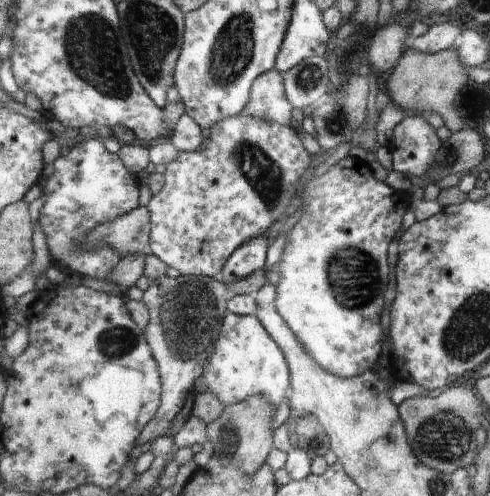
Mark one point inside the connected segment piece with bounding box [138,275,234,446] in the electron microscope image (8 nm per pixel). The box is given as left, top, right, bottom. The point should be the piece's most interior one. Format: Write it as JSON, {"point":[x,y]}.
{"point":[186,313]}

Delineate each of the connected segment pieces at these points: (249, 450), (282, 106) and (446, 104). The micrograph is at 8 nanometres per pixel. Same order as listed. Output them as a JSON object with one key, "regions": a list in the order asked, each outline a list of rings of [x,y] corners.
{"regions":[[[[260,394],[225,407],[214,422],[207,424],[207,440],[213,444],[214,458],[222,465],[240,468],[248,474],[266,466],[269,452],[275,449],[274,420],[278,420],[278,404],[270,404],[270,400]]],[[[274,68],[258,76],[253,83],[250,102],[242,113],[270,123],[278,122],[290,126],[290,110],[292,104],[284,96],[282,76]]],[[[454,46],[436,54],[424,54],[424,52],[407,48],[397,66],[383,77],[382,83],[388,90],[394,105],[411,114],[438,113],[442,116],[446,128],[454,133],[459,132],[465,126],[461,113],[452,108],[452,102],[458,90],[468,81],[466,72],[468,68],[460,62]]]]}

